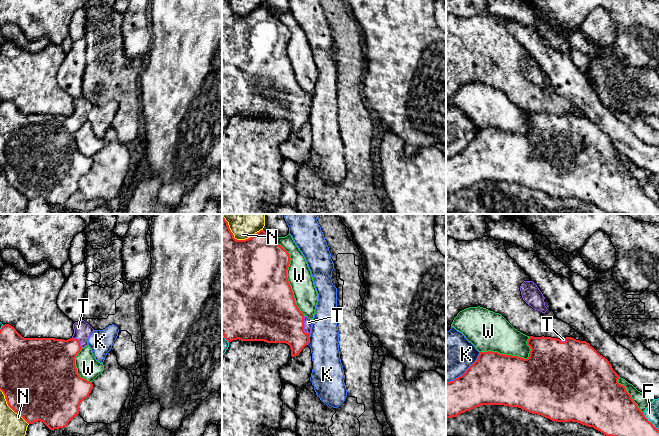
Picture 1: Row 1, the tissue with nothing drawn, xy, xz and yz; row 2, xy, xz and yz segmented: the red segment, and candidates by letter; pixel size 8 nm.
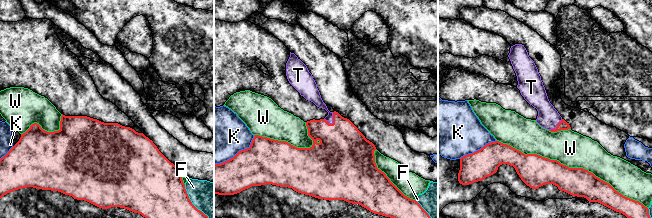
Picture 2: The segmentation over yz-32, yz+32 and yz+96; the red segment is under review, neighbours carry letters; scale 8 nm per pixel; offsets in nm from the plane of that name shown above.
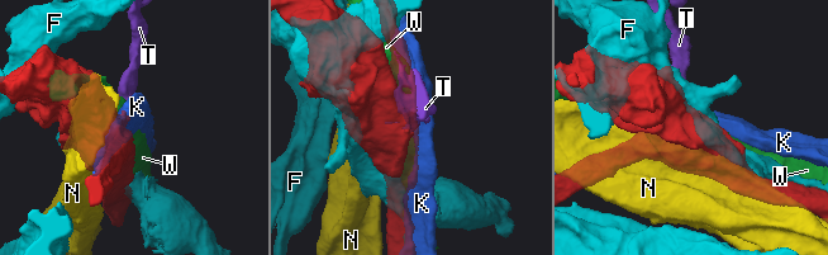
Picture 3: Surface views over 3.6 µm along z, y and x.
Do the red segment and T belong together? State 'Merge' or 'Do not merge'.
Merge

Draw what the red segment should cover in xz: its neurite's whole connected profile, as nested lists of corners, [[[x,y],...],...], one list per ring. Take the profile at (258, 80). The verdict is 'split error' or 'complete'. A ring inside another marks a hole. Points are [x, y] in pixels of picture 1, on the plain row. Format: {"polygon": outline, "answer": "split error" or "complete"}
{"polygon": [[[222,0],[222,111],[228,118],[239,115],[286,119],[290,122],[292,133],[308,121],[313,96],[305,92],[295,79],[287,54],[290,36],[289,29],[264,6],[248,15],[237,16],[229,1]]], "answer": "split error"}

